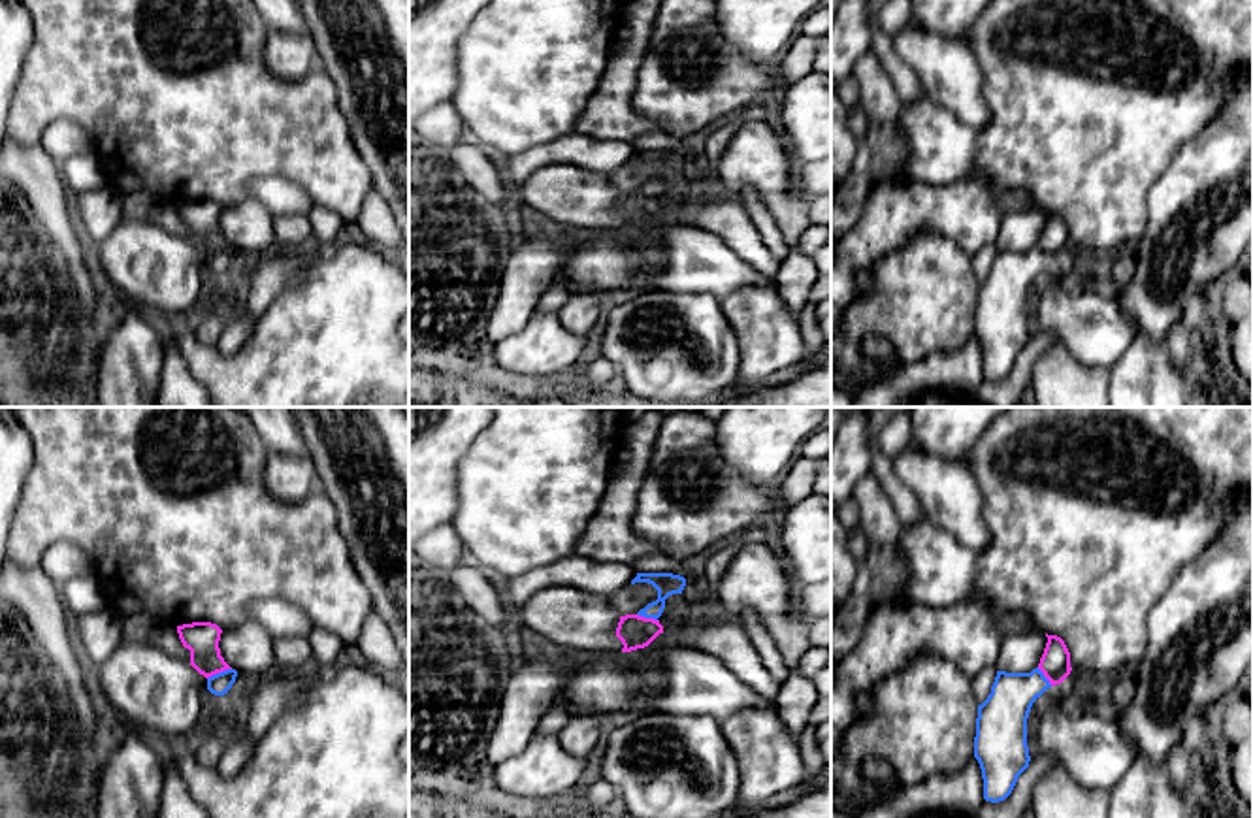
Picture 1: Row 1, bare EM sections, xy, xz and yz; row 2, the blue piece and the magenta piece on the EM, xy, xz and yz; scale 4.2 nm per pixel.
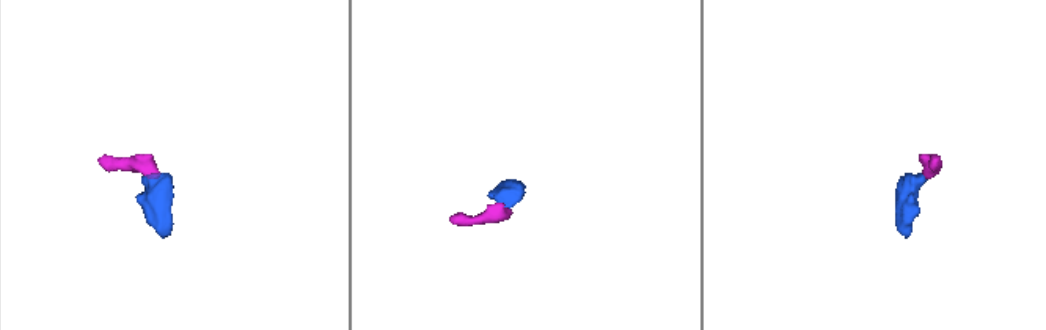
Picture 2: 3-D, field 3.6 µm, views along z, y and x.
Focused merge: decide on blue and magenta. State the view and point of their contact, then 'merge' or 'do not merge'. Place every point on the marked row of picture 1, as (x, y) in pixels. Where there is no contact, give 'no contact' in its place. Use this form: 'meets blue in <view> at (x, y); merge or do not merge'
meets blue in xy at (219, 673); do not merge

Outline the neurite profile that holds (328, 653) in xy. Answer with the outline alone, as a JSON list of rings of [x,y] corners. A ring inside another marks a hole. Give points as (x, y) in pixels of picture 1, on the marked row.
[[[313,628],[309,643],[313,646],[315,669],[320,673],[322,680],[330,680],[335,669],[347,660],[349,652],[337,635],[320,628]]]

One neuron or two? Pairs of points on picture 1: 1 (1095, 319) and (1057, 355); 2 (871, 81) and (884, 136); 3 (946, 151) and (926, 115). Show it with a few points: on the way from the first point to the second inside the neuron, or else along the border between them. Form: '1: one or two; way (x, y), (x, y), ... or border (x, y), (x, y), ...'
1: two; border (1057, 342), (1082, 362), (1103, 368)
2: one; way (877, 95), (884, 123)
3: one; way (939, 142), (926, 125)

